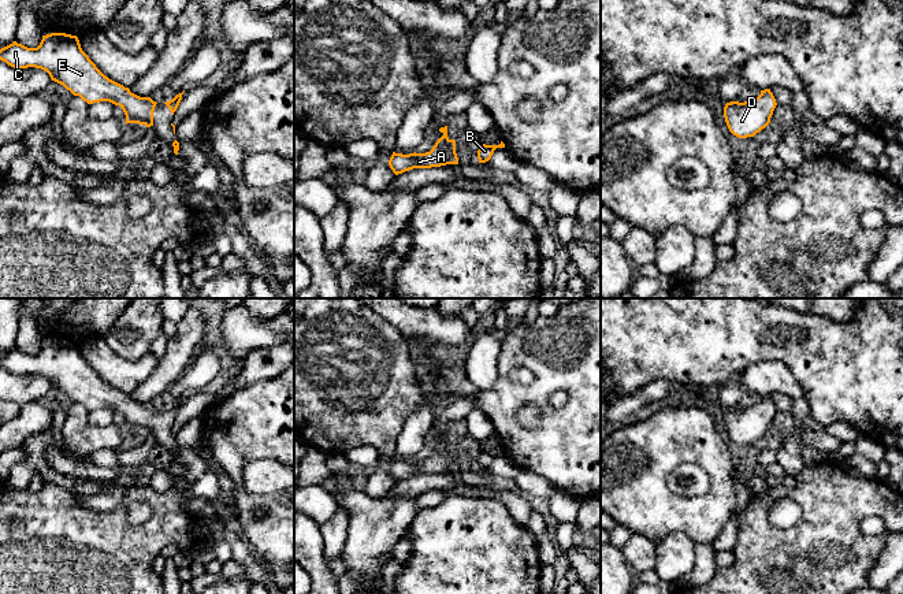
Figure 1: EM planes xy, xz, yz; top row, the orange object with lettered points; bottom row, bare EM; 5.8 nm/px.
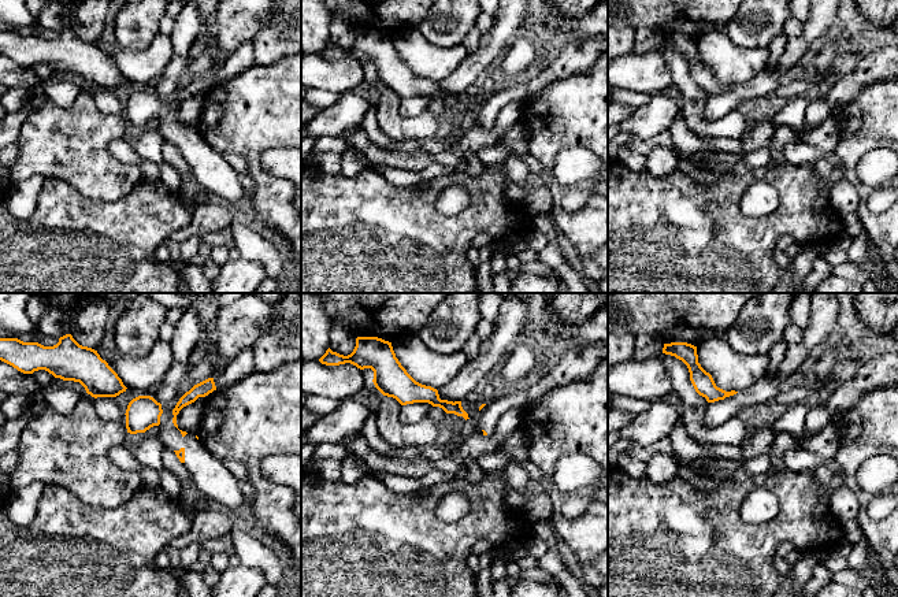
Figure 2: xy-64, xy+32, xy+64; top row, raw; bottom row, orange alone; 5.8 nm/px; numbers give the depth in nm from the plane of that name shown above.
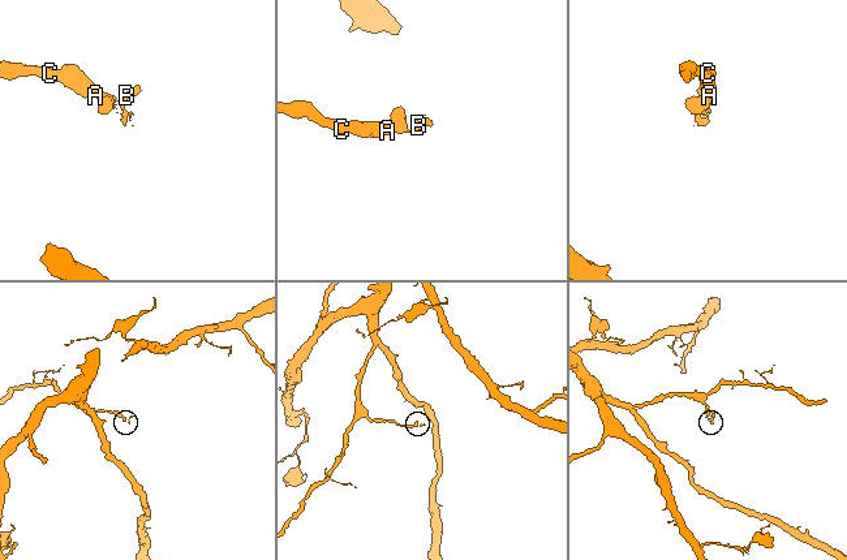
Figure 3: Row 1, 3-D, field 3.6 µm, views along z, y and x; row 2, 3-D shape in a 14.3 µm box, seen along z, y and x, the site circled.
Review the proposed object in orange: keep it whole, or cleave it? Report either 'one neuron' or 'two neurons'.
one neuron

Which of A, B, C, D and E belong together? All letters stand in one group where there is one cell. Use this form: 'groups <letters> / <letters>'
groups A B C D E

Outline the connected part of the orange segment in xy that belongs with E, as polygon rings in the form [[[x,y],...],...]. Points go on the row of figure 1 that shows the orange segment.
[[[51,33],[42,36],[37,48],[27,48],[14,41],[0,49],[0,60],[14,68],[41,68],[52,81],[88,104],[109,101],[119,105],[126,115],[125,123],[153,126],[157,103],[150,97],[140,97],[105,77],[82,51],[77,36]]]

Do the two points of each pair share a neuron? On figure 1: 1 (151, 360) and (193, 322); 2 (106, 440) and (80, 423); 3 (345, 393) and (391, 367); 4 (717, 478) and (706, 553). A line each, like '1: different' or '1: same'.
1: different
2: same
3: same
4: different

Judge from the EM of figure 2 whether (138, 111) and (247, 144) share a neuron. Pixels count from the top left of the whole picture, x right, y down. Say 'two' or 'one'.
two

